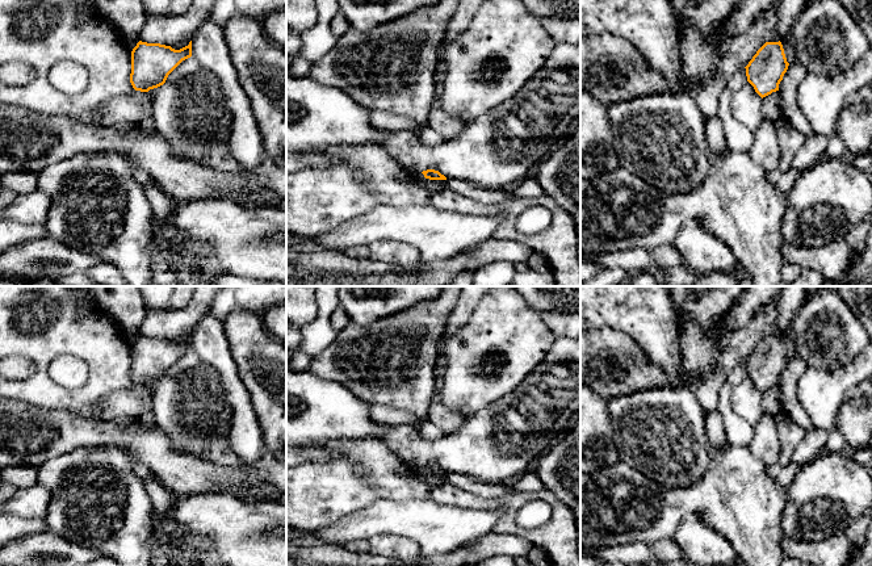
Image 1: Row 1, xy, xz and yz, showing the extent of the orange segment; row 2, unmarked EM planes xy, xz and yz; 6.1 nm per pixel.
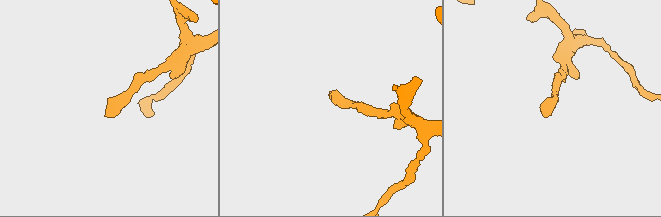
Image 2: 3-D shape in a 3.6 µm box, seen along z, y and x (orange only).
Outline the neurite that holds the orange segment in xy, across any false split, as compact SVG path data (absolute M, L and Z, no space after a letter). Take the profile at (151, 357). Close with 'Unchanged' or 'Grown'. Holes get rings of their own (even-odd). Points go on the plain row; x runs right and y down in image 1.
M139 335L131 345L130 377L135 385L148 386L163 380L168 369L185 353L192 351L192 335L175 344L160 337Z. Unchanged

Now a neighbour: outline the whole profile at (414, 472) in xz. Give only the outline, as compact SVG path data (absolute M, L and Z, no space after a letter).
M410 465L399 469L399 474L411 479L427 482L431 487L439 486L447 481L447 474L429 474L418 465Z

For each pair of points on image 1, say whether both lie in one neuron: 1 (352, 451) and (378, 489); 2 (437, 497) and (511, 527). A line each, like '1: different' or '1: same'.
1: same
2: same

